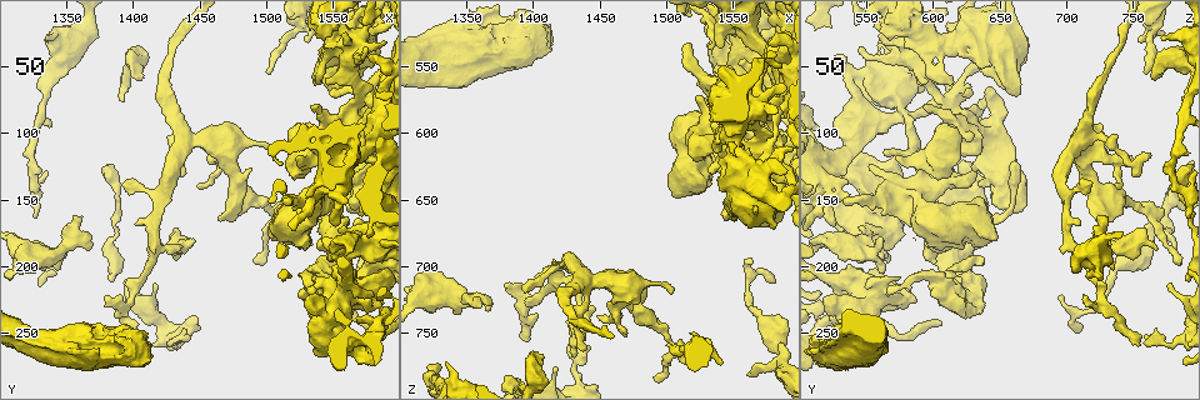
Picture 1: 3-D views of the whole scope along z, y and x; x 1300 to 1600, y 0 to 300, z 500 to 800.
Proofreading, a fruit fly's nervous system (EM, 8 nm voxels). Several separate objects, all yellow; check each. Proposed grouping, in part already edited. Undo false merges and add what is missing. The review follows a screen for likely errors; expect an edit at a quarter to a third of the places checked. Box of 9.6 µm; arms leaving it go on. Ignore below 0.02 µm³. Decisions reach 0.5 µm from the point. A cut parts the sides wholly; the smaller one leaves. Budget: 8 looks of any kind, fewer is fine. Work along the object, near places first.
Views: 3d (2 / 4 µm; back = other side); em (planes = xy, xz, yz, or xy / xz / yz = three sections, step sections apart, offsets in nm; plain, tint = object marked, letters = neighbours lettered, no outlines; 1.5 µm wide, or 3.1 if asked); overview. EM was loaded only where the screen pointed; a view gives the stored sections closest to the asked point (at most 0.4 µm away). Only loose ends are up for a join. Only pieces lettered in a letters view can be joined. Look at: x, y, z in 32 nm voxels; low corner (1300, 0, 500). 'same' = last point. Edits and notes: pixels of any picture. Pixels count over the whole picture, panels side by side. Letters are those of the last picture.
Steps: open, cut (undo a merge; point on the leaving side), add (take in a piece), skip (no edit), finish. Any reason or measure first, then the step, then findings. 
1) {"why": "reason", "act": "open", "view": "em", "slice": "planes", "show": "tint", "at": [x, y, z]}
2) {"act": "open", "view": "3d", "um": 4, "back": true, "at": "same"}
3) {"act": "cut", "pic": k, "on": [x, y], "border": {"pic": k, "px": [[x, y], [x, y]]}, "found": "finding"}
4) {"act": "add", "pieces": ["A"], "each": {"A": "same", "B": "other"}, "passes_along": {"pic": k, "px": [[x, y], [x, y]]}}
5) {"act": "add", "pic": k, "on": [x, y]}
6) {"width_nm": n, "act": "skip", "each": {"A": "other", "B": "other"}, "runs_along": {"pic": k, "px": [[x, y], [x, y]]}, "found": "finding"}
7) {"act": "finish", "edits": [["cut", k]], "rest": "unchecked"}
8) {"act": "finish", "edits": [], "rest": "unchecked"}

{"why": "free end", "act": "open", "view": "3d", "um": 2, "at": [1530, 28, 754]}

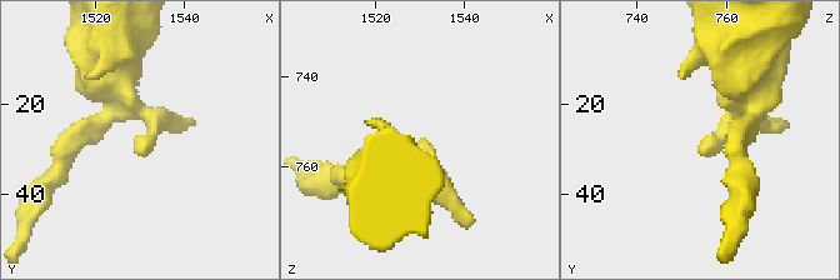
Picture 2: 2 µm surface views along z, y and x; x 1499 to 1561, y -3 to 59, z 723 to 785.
{"why": "now the EM", "act": "open", "view": "em", "slice": "xz", "step": 8, "show": "letters", "at": [1530, 28, 754]}

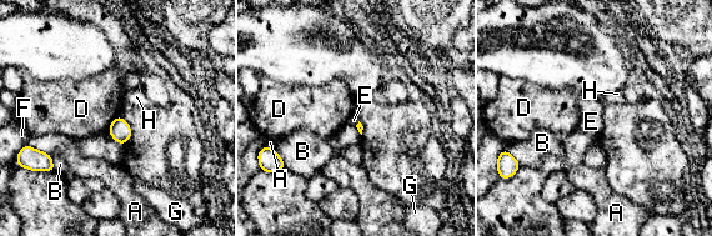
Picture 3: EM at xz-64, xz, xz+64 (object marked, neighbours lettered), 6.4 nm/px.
{"act": "open", "view": "em", "slice": "planes", "show": "letters", "at": "same"}

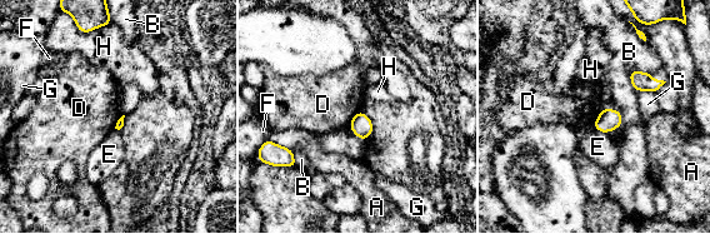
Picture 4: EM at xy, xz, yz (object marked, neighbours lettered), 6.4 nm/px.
{"act": "skip", "each": {"A": "other", "B": "other", "D": "other", "E": "other", "F": "other", "G": "other", "H": "other"}, "found": "no lettered piece goes on from it"}

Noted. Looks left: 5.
{"why": "sudden change in width", "act": "open", "view": "em", "slice": "planes", "show": "letters", "at": [1508, 160, 760]}

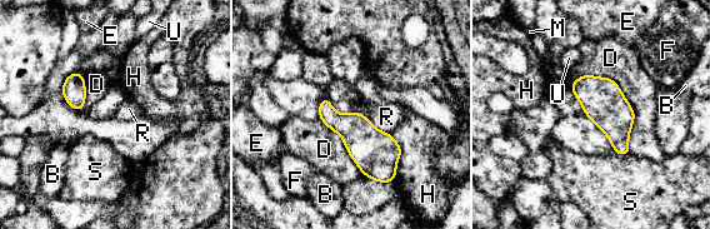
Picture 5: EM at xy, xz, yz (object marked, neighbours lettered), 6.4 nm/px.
{"act": "skip", "each": {"B": "other", "D": "other", "E": "other", "F": "other", "H": "other", "M": "other", "R": "other", "S": "other", "U": "other"}, "border": {"pic": 5, "px": [[370, 120], [376, 128], [389, 133]]}, "found": "continuous, no second neuron"}

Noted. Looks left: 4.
{"why": "branch stops here", "act": "open", "view": "3d", "um": 4, "back": true, "at": [1560, 186, 782]}

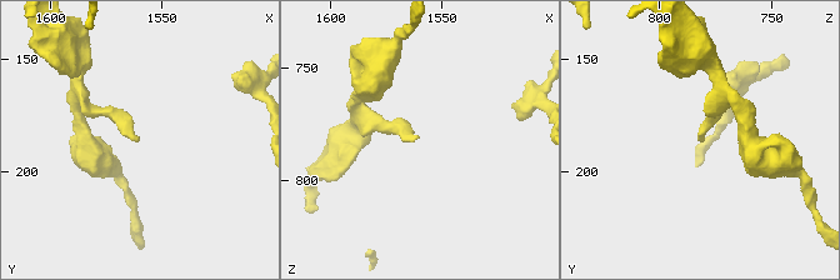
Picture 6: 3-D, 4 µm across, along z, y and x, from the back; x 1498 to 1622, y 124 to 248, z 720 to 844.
{"act": "open", "view": "em", "slice": "planes", "show": "letters", "at": [1562, 188, 782]}

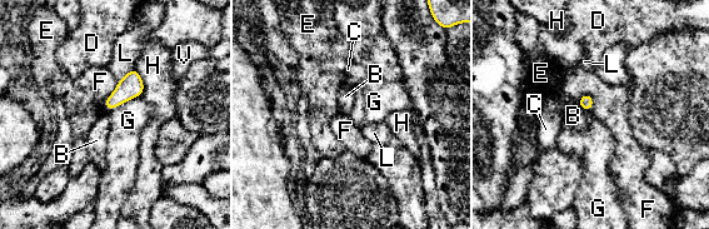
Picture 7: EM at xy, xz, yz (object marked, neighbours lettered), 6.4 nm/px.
{"longest_contact_nm": ["G", 240], "act": "skip", "each": {"B": "other", "C": "other", "D": "other", "E": "other", "F": "other", "G": "other", "H": "other", "L": "other", "V": "other"}, "border": {"pic": 7, "px": [[141, 94], [123, 101], [109, 111]]}, "found": "none of them fits"}

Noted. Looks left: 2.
{"act": "finish", "edits": [], "rest": "unchecked"}

